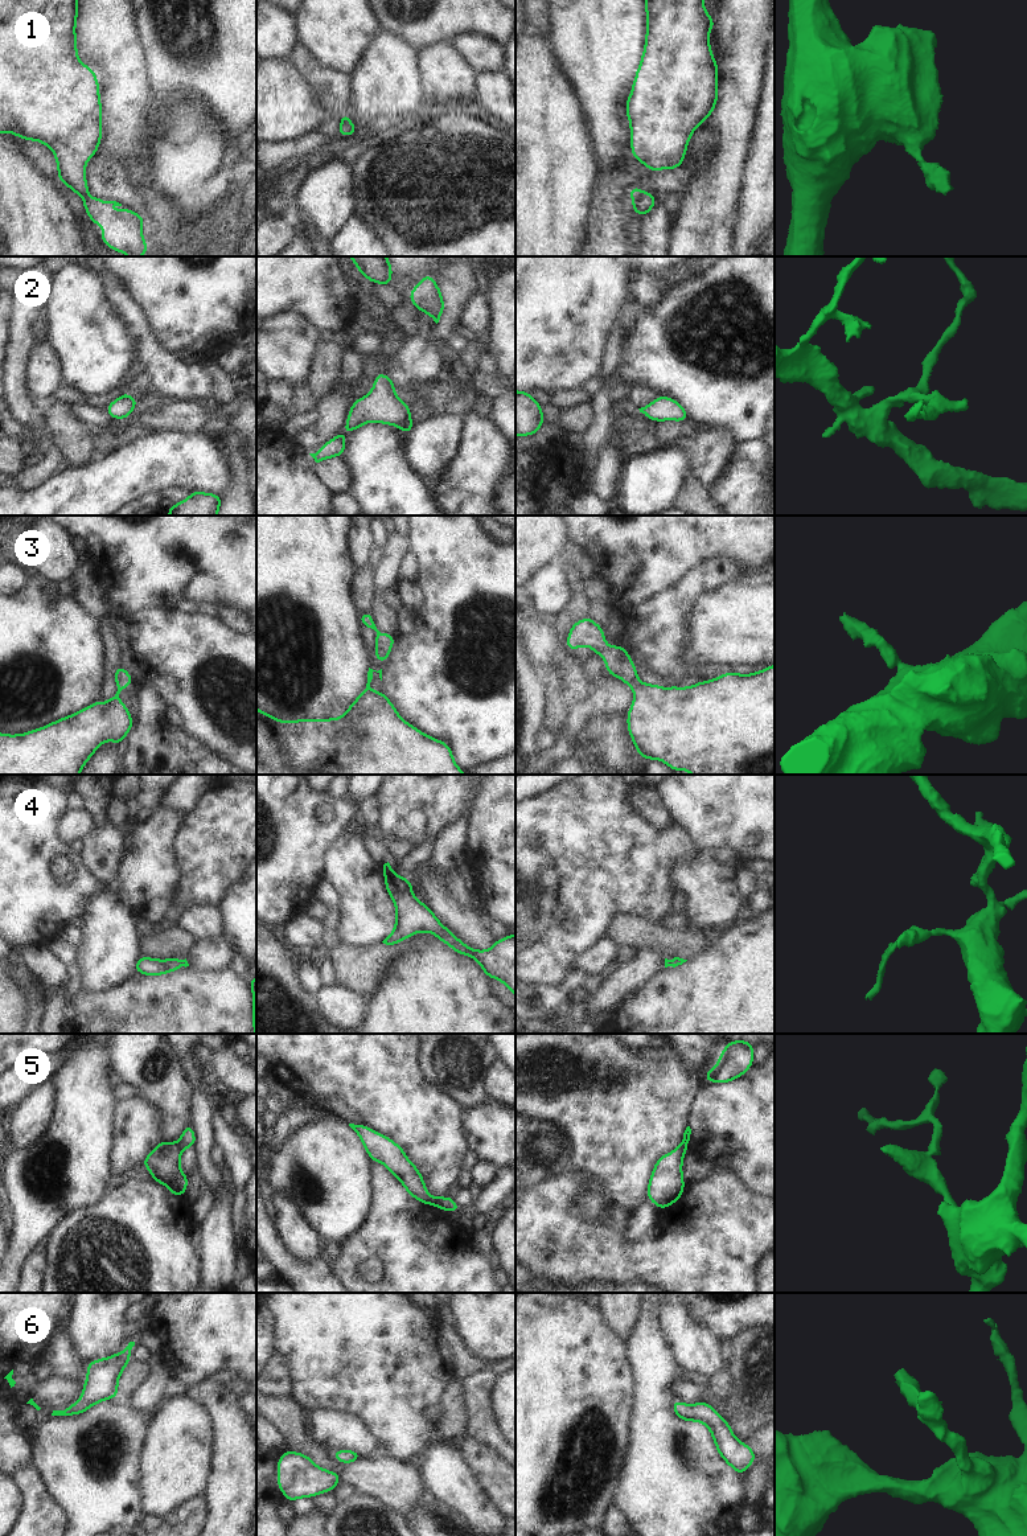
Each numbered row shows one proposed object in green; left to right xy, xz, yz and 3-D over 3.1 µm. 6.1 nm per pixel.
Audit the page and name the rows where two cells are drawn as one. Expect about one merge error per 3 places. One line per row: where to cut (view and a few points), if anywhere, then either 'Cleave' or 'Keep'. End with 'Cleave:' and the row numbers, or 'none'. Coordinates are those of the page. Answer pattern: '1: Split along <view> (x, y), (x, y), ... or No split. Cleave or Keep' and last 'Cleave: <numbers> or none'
1: Split along yz (641, 194), (633, 200). Cleave
2: No split. Keep
3: No split. Keep
4: No split. Keep
5: Split along xz (438, 1198), (435, 1204). Cleave
6: No split. Keep
Cleave: 1, 5.

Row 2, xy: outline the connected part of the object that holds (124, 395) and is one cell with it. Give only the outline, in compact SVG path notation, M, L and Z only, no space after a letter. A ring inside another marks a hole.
M123 391L122 397L114 402L111 402L106 411L112 416L112 419L124 419L132 414L137 399L128 395Z

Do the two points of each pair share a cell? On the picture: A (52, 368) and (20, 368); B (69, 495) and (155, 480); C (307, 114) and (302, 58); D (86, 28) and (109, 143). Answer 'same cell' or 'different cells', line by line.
A: different cells
B: same cell
C: different cells
D: same cell

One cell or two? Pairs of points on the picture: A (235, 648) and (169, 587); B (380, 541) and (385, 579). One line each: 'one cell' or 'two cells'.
A: two cells
B: two cells

